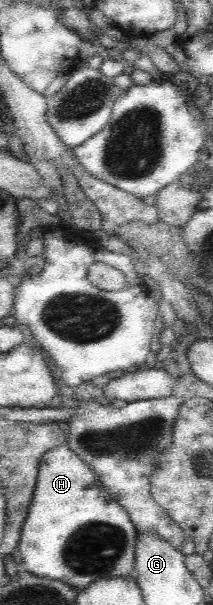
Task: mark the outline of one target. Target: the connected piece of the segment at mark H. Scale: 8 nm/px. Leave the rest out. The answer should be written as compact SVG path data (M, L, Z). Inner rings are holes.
M67 442L44 452L39 461L36 489L17 547L22 556L21 569L38 577L50 577L70 583L74 589L84 589L104 577L128 577L135 573L138 534L127 511L103 489L92 468L70 449Z

